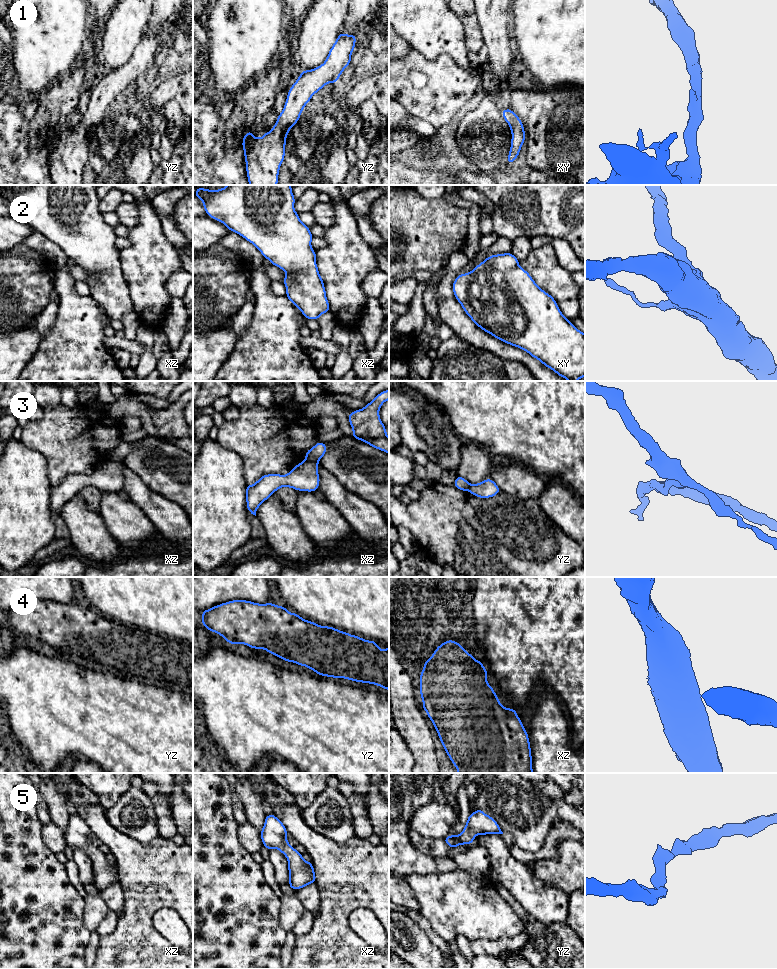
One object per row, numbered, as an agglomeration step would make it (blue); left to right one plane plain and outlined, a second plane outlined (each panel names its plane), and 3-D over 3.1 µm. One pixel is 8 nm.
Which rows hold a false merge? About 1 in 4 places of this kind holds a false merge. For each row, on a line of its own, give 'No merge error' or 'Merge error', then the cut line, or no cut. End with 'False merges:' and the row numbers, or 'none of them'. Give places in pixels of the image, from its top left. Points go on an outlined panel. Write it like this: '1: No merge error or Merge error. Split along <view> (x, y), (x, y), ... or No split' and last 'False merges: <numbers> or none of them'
1: No merge error. No split
2: No merge error. No split
3: Merge error. Split along xz (304, 460), (317, 463)
4: No merge error. No split
5: No merge error. No split
False merges: 3

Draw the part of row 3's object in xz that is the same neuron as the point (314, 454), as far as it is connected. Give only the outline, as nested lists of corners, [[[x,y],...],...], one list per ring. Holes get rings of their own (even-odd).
[[[317,442],[315,446],[306,451],[304,461],[319,463],[320,459],[326,454],[326,443]]]

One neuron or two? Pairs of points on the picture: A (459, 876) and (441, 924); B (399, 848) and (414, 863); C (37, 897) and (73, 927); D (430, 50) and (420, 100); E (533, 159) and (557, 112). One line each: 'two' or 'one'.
A: one
B: one
C: one
D: two
E: one

